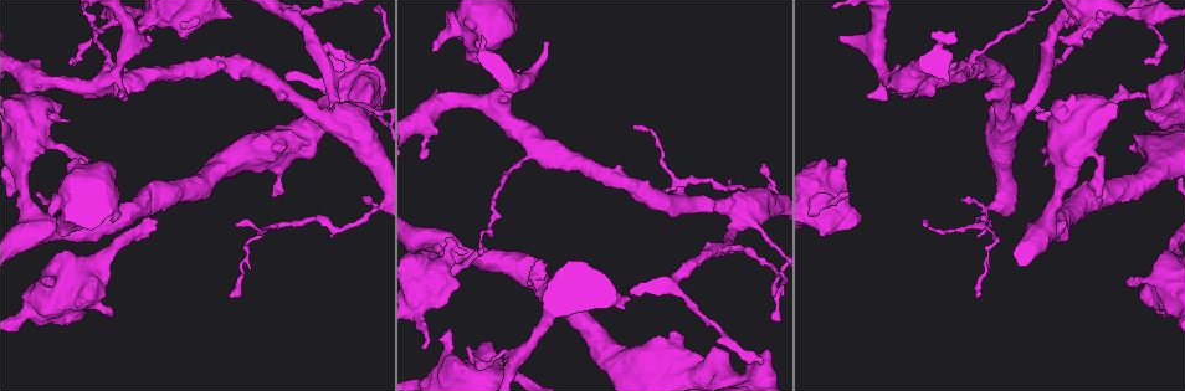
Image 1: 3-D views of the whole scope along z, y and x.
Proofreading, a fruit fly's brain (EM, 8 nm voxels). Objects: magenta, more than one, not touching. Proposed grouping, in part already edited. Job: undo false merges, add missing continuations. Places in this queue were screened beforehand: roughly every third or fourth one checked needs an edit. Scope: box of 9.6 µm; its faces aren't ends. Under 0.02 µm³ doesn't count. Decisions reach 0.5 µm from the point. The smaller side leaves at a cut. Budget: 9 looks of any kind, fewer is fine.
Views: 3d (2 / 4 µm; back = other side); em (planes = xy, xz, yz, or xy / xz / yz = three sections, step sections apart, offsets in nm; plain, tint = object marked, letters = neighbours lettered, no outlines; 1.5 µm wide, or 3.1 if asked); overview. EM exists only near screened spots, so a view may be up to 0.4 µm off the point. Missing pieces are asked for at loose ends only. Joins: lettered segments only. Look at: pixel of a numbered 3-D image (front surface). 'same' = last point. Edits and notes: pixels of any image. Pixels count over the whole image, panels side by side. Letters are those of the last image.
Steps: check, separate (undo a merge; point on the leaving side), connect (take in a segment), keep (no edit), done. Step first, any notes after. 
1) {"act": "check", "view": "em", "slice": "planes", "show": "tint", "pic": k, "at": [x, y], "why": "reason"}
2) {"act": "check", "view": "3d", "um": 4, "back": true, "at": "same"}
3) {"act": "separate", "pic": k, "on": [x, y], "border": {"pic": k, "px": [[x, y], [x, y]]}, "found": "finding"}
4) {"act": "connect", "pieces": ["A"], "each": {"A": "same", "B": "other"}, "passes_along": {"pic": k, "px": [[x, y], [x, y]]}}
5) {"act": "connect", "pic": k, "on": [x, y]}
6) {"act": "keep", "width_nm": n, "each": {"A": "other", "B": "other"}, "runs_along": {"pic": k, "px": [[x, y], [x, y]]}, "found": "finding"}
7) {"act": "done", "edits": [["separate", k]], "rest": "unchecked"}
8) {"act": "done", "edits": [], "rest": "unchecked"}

{"act": "check", "view": "3d", "um": 4, "back": true, "pic": 1, "at": [424, 114], "why": "sharp bend"}

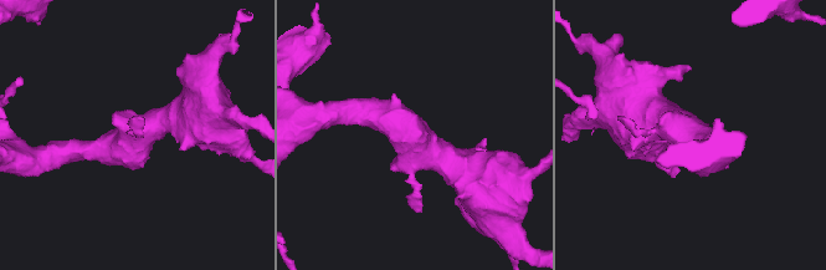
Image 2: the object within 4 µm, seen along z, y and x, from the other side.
{"act": "check", "view": "em", "slice": "planes", "show": "tint", "pic": 2, "at": [409, 134], "why": "need the tissue"}

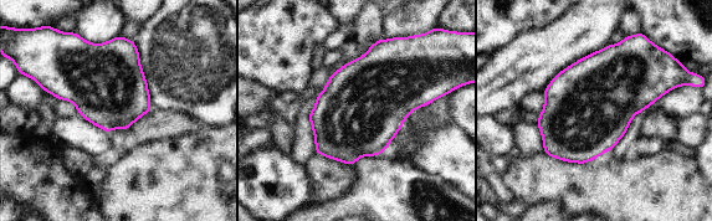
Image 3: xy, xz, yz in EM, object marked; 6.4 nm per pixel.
{"act": "check", "view": "em", "slice": "planes", "show": "letters", "at": "same"}

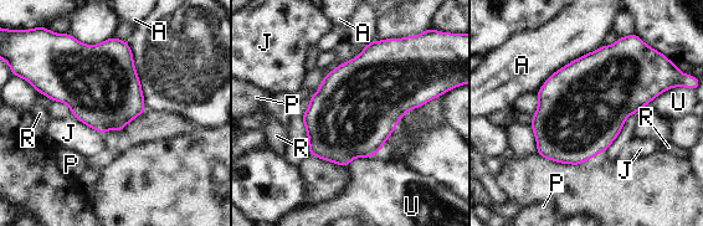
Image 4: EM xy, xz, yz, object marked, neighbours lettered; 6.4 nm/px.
{"act": "keep", "each": {"A": "other", "J": "other", "P": "other", "R": "other", "U": "other"}, "border": {"pic": 4, "px": [[71, 112], [80, 121], [102, 134]]}, "found": "all the same neuron"}

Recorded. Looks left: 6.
{"act": "check", "view": "3d", "um": 2, "back": true, "pic": 1, "at": [1128, 280], "why": "free end"}

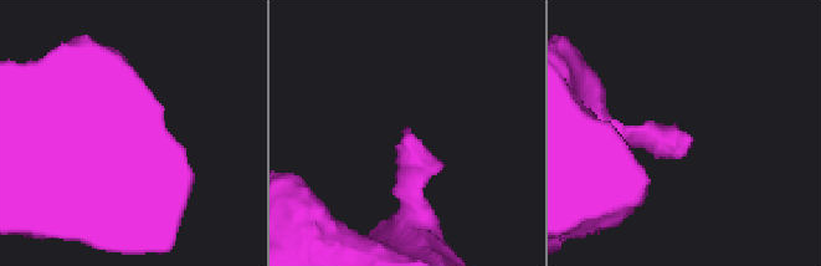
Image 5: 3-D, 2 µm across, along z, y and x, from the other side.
{"act": "check", "view": "em", "slice": "planes", "show": "letters", "pic": 5, "at": [407, 130]}

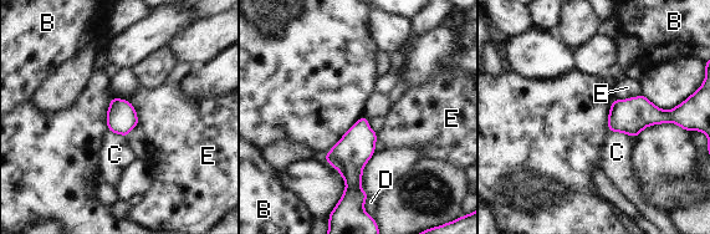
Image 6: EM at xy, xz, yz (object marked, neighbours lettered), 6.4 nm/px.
{"act": "keep", "each": {"B": "other", "C": "other", "D": "other", "E": "other"}, "border": {"pic": 6, "px": [[609, 130], [628, 133], [632, 137]]}, "found": "no lettered segment goes on from it"}

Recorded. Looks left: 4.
{"act": "check", "view": "em", "slice": "yz", "step": 4, "show": "plain", "pic": 1, "at": [1045, 163], "why": "an open end"}

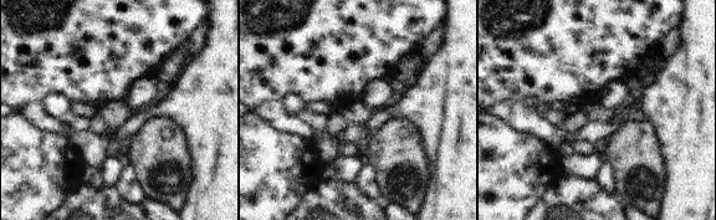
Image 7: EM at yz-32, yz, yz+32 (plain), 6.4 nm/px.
{"act": "check", "view": "em", "slice": "yz", "step": 4, "show": "letters", "at": "same"}

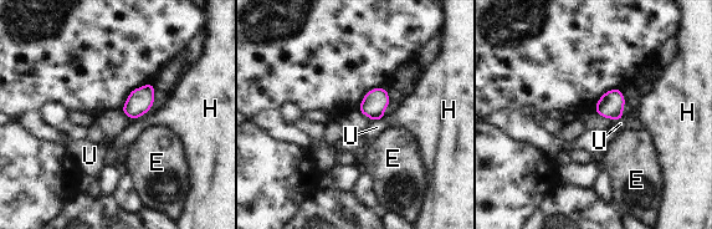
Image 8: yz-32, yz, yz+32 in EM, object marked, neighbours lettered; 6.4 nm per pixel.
{"act": "keep", "longest_contact_nm": ["U", 70], "each": {"E": "other", "H": "other", "U": "other"}, "found": "no lettered segment goes on from it"}

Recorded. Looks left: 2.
{"act": "check", "view": "em", "slice": "xz", "step": 8, "show": "letters", "pic": 1, "at": [421, 348], "why": "free end"}

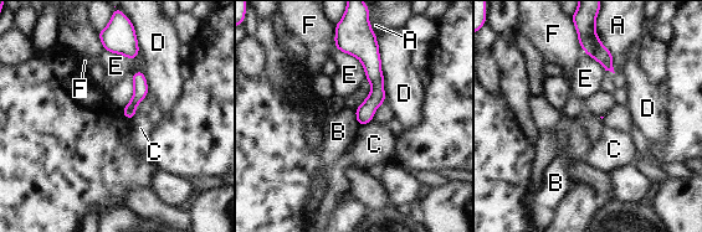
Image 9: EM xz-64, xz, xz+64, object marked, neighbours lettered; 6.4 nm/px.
{"act": "keep", "each": {"A": "other", "B": "other", "C": "other", "D": "other", "E": "other", "F": "other"}, "border": {"pic": 9, "px": [[353, 111], [359, 124]]}, "found": "no lettered segment goes on from it"}

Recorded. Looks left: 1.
{"act": "done", "edits": [], "rest": "unchecked"}

